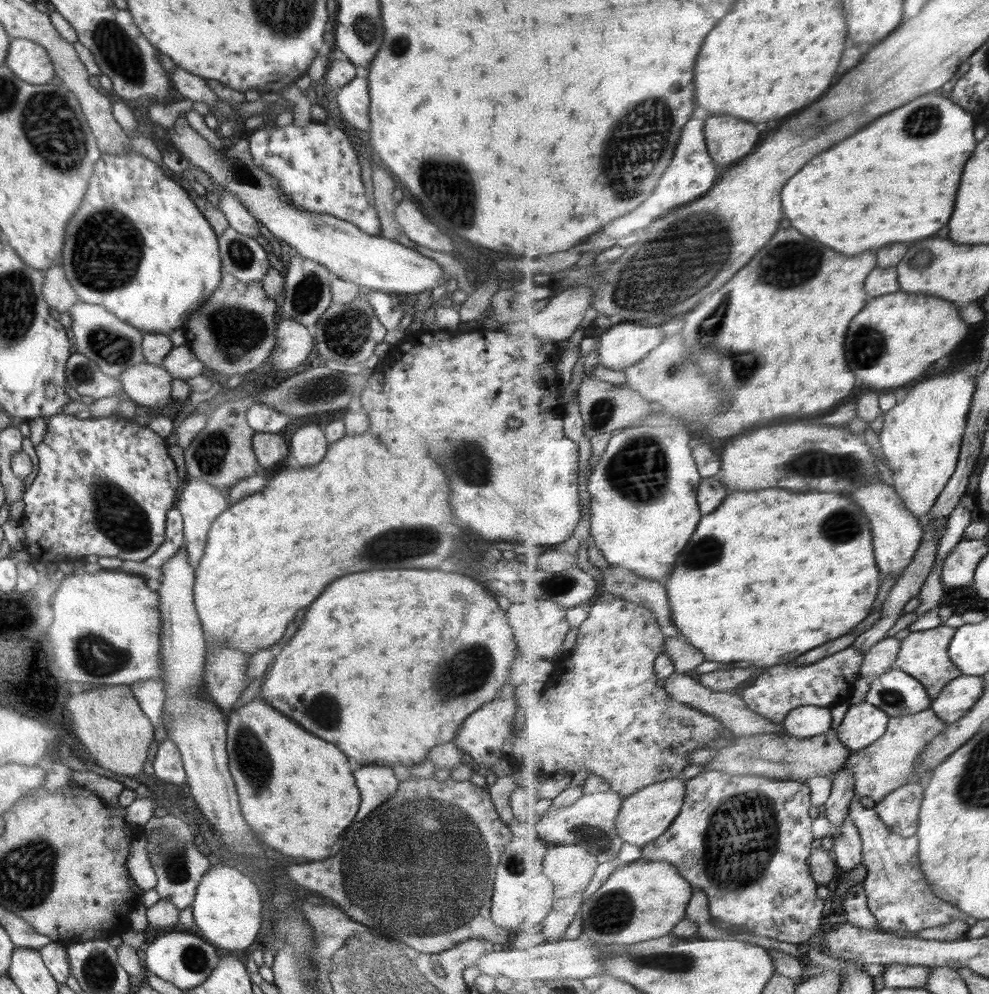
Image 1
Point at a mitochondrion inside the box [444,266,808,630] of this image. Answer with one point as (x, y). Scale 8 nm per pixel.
(639, 471)

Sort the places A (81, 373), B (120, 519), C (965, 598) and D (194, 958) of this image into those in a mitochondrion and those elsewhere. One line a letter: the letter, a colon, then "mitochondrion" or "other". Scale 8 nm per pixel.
A: mitochondrion
B: mitochondrion
C: other
D: mitochondrion

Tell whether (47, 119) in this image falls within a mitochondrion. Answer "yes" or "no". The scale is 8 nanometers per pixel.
yes

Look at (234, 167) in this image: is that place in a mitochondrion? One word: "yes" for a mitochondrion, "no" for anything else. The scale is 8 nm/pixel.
yes

